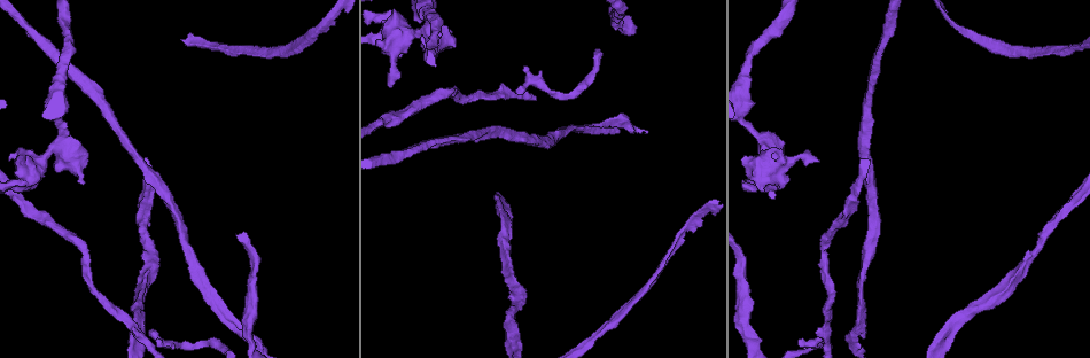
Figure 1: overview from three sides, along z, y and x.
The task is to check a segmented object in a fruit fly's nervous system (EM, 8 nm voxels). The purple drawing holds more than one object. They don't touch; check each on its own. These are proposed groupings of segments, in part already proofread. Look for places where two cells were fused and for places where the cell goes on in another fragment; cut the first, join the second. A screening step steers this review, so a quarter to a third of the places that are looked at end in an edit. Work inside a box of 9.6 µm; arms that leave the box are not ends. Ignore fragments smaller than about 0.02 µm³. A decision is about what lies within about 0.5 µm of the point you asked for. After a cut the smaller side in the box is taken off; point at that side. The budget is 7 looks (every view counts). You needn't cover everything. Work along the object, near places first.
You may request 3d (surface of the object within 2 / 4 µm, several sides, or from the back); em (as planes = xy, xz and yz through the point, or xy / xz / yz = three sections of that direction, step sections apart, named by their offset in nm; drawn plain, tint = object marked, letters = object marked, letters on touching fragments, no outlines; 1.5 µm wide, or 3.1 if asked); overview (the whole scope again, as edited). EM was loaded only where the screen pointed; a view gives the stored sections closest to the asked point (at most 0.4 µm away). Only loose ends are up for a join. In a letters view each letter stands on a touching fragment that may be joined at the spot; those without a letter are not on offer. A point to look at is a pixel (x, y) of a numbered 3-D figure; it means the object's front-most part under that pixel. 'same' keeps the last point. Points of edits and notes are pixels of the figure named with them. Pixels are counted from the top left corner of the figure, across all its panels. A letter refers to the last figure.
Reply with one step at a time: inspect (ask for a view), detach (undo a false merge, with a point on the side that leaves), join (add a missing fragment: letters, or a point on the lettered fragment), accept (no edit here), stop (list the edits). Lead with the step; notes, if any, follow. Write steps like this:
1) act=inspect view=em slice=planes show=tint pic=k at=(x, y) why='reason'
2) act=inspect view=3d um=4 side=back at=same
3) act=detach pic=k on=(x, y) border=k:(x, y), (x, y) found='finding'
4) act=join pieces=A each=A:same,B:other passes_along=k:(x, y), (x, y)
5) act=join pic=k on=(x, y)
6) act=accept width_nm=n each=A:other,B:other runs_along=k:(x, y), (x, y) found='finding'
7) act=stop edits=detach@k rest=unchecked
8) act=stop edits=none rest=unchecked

act=inspect view=3d um=2 pic=1 at=(824, 339) why='sharp bend'

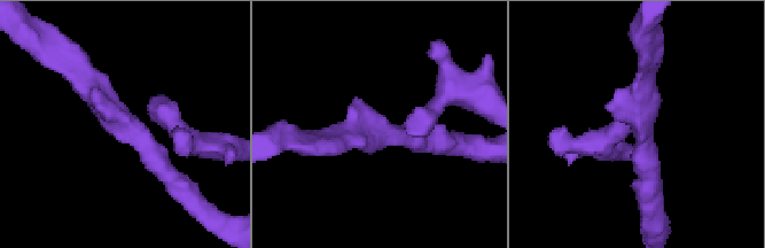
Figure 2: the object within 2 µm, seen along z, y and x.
act=inspect view=em slice=planes show=tint pic=2 at=(413, 128)

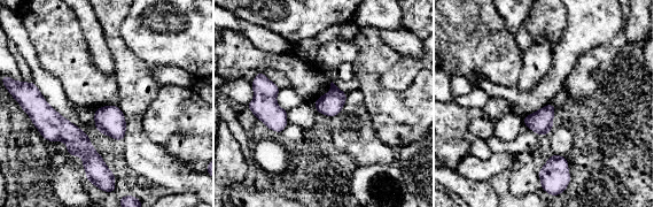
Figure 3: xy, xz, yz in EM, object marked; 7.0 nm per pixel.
act=inspect view=em slice=planes show=letters at=same

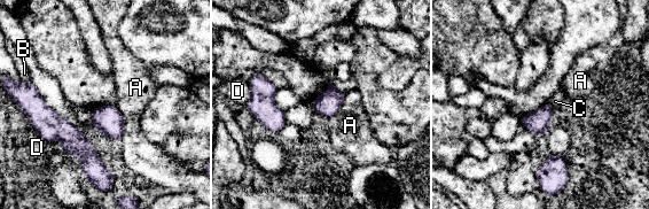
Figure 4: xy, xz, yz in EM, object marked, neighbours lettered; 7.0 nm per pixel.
act=accept each=A:other,B:other,C:other,D:other found='one cell here'

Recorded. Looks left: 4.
act=inspect view=em slice=xy step=8 show=letters pic=1 at=(80, 183) why='an open end'

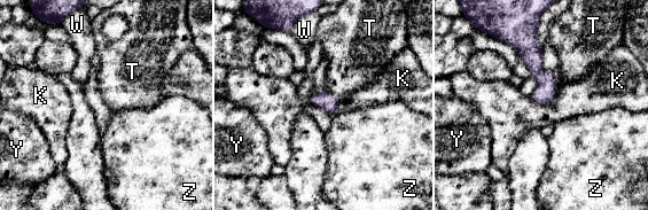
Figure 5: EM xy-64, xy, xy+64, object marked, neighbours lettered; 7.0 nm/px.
act=inspect view=em slice=planes show=letters at=same

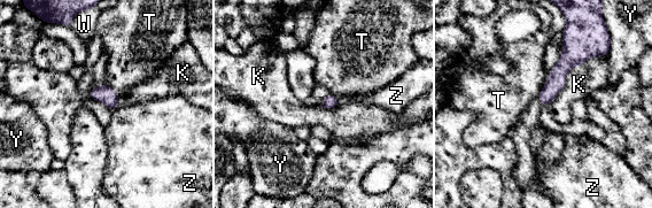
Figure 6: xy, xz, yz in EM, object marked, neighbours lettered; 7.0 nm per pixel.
act=accept longest_contact=K:550nm each=K:other,T:other,W:other,Y:other,Z:other border=6:(607, 54), (573, 67), (549, 105) found='none of them fits'

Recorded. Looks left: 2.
act=inspect view=em slice=planes show=letters pic=1 at=(428, 14) why='calibre changes'

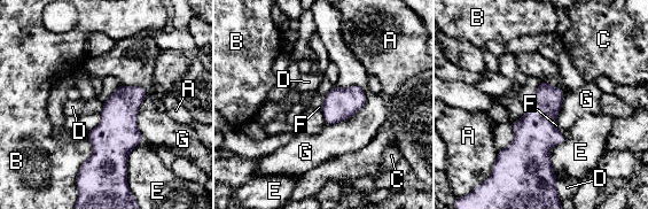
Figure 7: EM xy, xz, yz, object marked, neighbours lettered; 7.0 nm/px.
act=accept width_nm=220 each=A:other,B:other,C:other,D:other,E:other,F:other,G:other border=7:(360, 86), (365, 103), (326, 124) found='continuous, no second cell'

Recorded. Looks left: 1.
act=stop edits=none rest=unchecked

